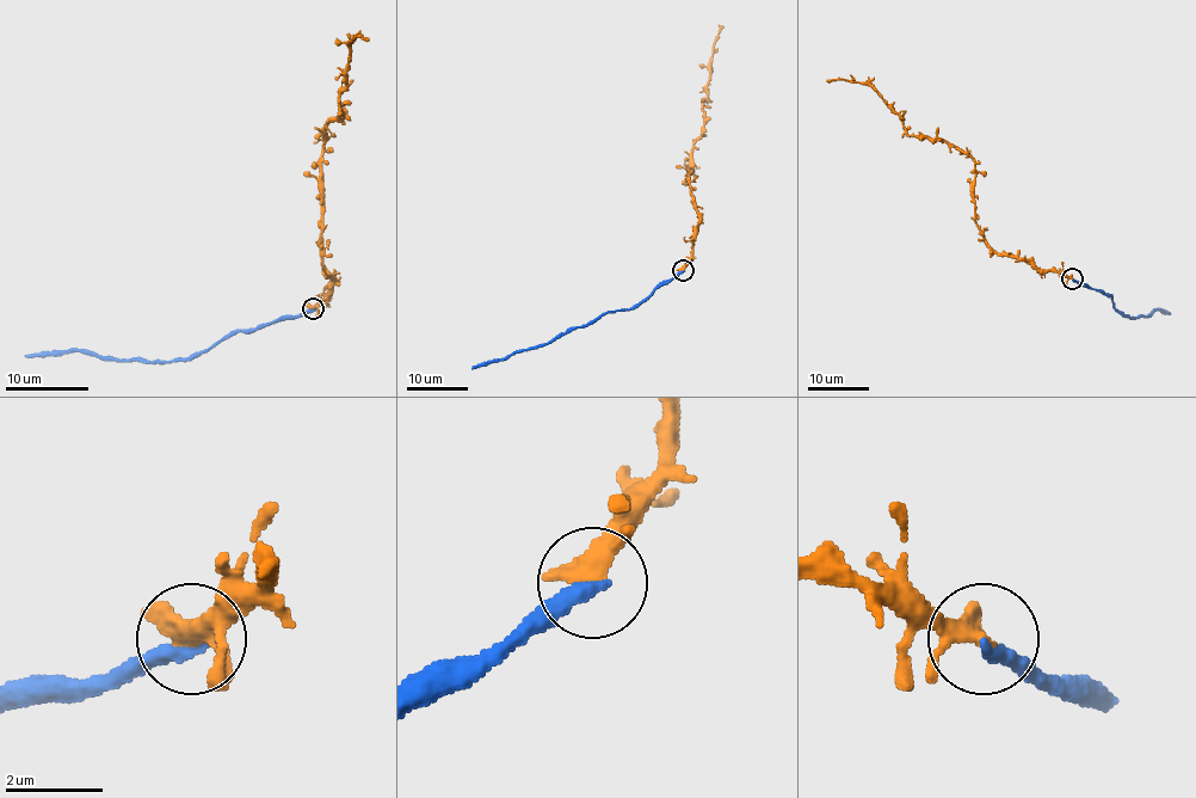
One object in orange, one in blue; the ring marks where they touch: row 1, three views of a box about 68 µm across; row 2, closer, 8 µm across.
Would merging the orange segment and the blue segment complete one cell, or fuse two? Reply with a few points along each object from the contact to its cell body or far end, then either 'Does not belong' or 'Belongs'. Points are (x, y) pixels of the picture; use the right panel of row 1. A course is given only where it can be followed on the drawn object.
Course of orange: (1073, 278), (1000, 256), (986, 241), (975, 222), (972, 158), (936, 139), (911, 135), (869, 85), (827, 81). Course of blue: (1073, 280), (1109, 294), (1113, 304), (1128, 318), (1159, 311), (1170, 313). Does not belong

